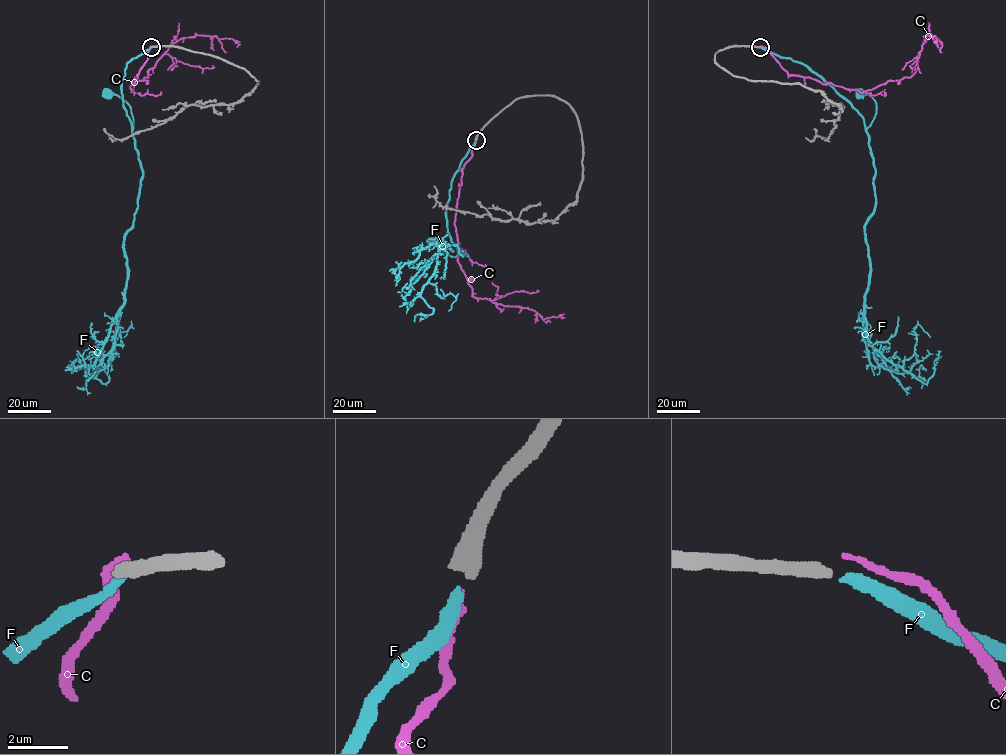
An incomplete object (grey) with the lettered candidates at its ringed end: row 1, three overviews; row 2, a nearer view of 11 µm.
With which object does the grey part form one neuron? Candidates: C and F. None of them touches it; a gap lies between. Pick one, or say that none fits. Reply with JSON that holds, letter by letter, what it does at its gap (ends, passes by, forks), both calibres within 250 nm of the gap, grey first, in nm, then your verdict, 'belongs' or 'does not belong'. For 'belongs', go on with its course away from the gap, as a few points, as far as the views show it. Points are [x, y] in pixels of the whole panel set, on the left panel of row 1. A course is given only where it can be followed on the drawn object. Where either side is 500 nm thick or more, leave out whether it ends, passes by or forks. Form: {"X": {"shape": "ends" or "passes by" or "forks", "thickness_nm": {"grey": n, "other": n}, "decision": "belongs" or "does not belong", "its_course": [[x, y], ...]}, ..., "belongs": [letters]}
{"C": {"thickness_nm": {"grey": 500, "other": 200}, "decision": "does not belong"}, "F": {"thickness_nm": {"grey": 500, "other": 320}, "decision": "belongs", "its_course": [[150, 47], [127, 64], [122, 81], [123, 107], [133, 129], [130, 106], [117, 95], [108, 94]]}, "belongs": ["F"]}

